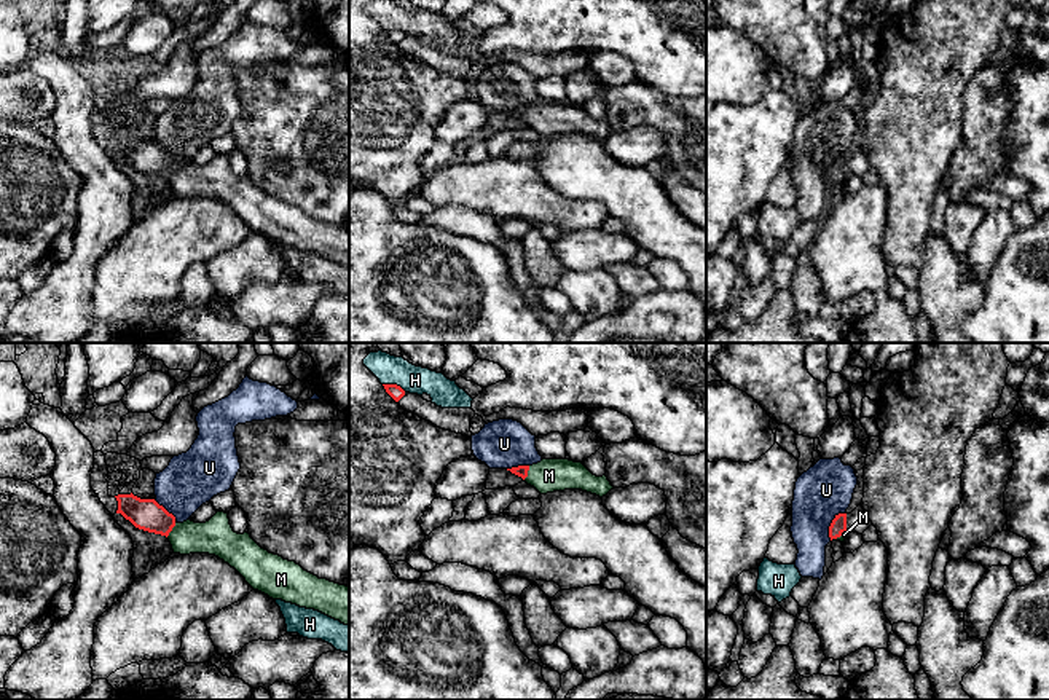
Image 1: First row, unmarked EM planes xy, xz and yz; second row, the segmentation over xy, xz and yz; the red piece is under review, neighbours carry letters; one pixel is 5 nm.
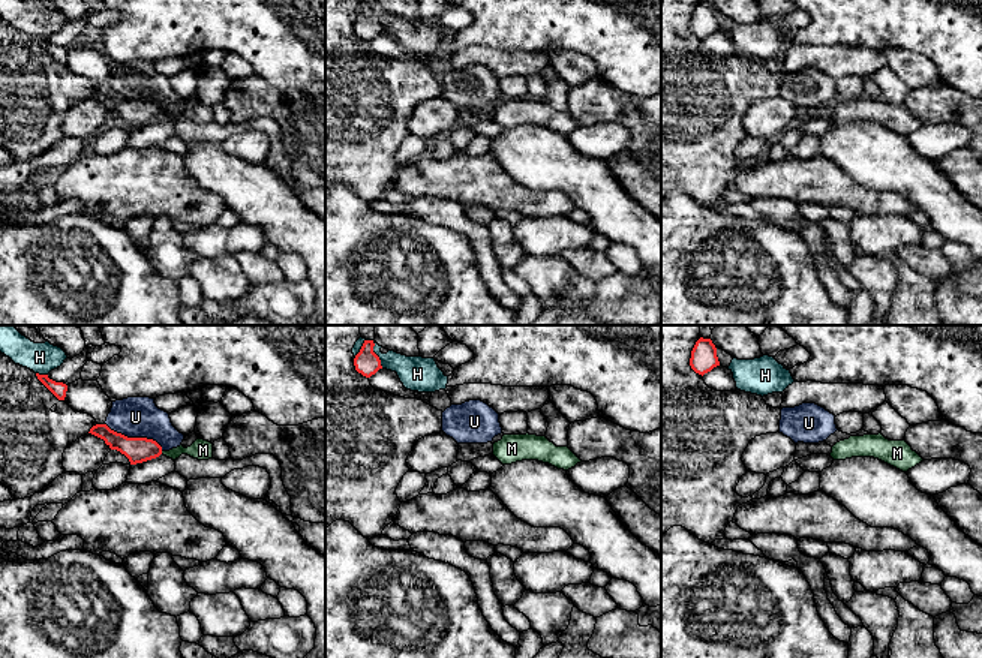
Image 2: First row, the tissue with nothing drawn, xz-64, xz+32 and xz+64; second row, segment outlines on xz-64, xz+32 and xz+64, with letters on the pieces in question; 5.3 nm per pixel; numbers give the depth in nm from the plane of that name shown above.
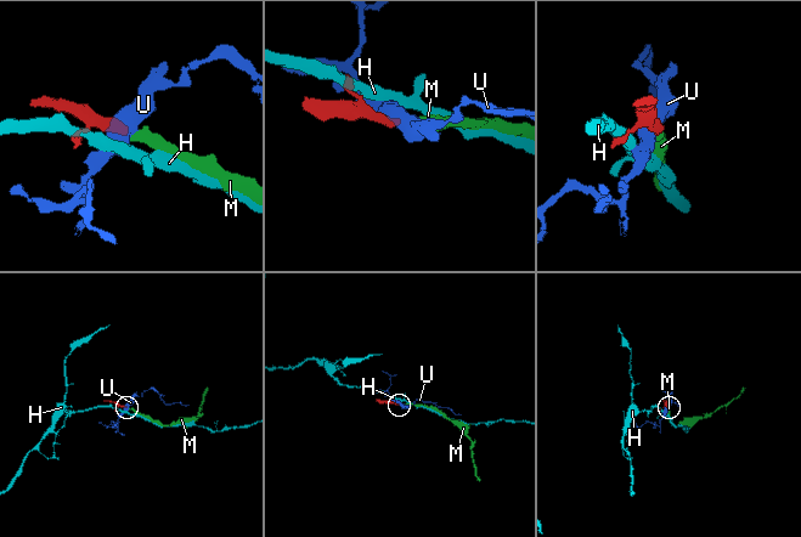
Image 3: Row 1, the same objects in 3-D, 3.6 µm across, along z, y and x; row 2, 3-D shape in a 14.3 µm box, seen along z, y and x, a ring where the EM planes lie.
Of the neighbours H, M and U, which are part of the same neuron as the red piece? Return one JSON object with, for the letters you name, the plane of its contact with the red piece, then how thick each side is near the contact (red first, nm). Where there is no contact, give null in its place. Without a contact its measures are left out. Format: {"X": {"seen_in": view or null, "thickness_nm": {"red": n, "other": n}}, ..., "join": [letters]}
{"M": {"seen_in": "xy", "thickness_nm": {"red": 160, "other": 180}}, "join": ["M"]}

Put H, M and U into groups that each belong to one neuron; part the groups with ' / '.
H / M / U

